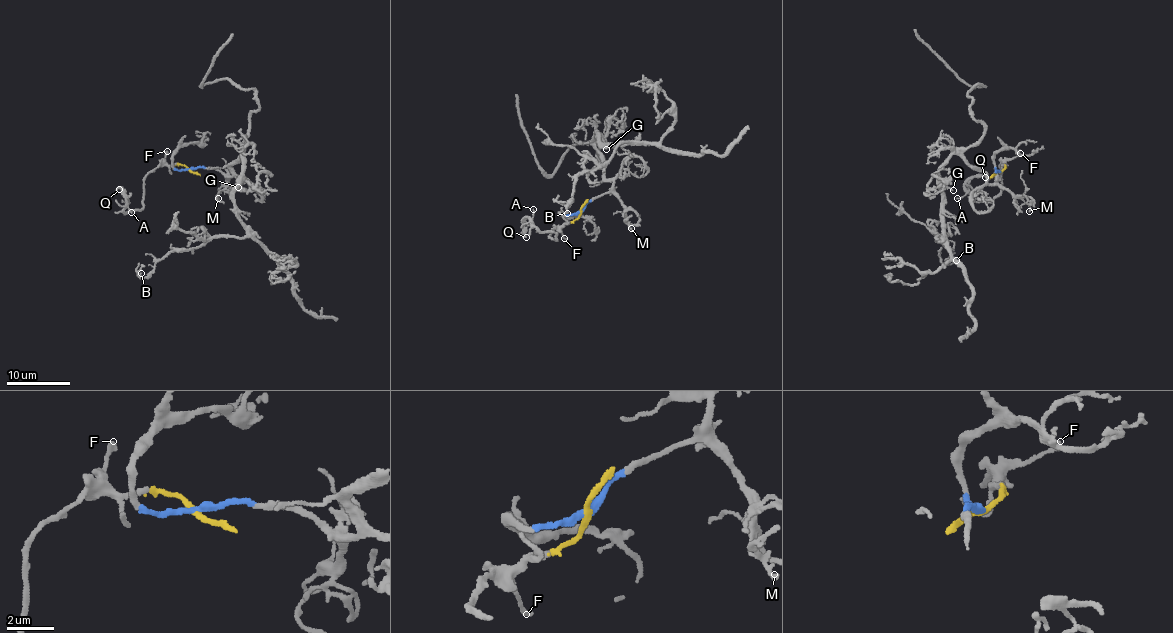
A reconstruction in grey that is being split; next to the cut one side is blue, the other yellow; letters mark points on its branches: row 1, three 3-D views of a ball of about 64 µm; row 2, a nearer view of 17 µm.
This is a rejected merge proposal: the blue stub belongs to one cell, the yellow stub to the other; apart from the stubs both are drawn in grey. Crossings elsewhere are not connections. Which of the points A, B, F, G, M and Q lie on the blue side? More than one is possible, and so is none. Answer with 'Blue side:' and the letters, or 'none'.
Blue side: B, G, M

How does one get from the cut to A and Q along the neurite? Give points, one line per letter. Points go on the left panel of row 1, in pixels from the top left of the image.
A: (189, 170), (179, 165), (158, 164), (144, 178), (142, 209), (127, 212), (124, 210), (127, 206), (131, 212)
Q: (189, 170), (162, 164), (148, 174), (144, 178), (142, 209), (125, 212), (126, 197), (123, 189), (119, 189)

